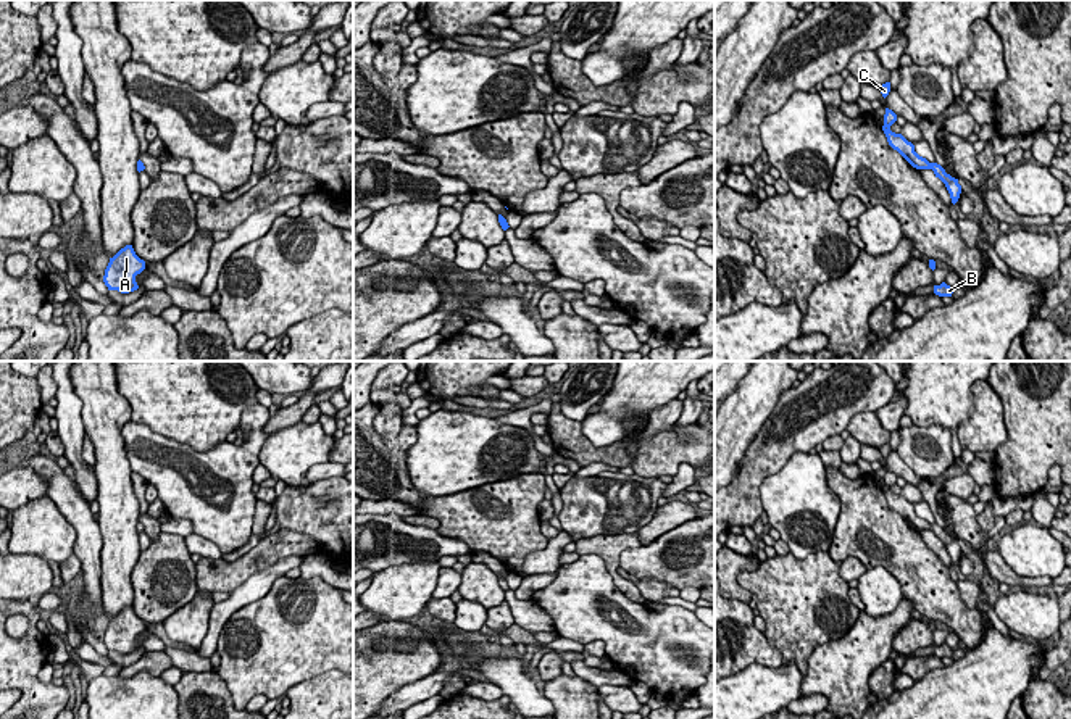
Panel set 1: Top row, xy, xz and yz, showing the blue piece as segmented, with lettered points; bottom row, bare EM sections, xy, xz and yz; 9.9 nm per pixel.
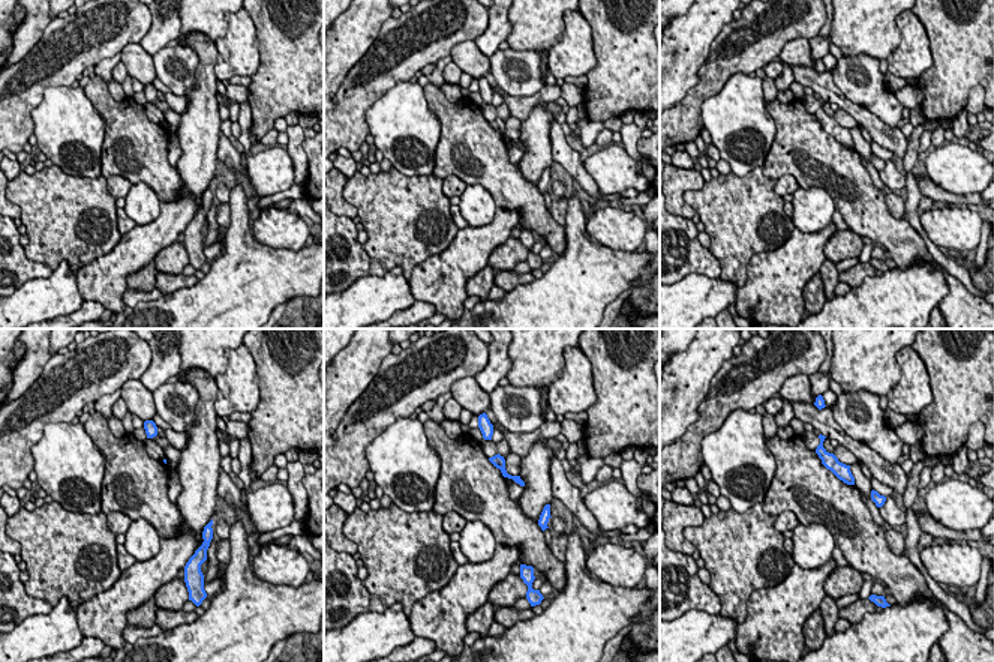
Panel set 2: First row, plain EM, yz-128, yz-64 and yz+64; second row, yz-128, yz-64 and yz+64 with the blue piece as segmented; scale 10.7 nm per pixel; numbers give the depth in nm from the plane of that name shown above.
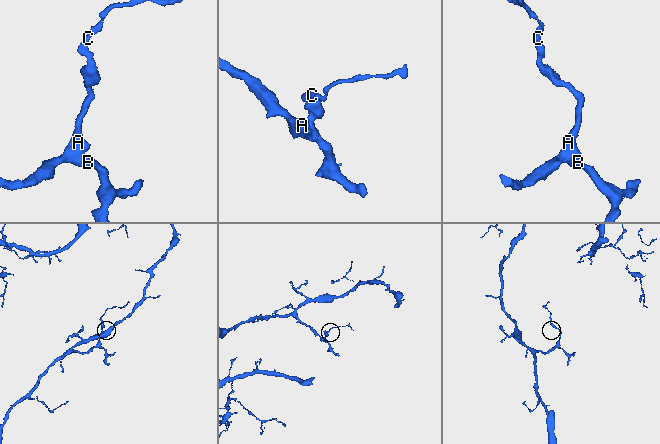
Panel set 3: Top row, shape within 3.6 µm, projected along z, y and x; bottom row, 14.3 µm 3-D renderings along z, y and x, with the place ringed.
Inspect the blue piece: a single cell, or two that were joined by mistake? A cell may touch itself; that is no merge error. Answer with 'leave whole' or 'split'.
split

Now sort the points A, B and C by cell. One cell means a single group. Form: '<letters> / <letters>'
A B / C

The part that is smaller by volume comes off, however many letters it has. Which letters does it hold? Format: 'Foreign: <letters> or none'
Foreign: C

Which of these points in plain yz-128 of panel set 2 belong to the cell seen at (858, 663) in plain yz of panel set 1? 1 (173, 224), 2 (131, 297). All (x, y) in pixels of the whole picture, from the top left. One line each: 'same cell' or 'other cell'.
1: same cell
2: other cell

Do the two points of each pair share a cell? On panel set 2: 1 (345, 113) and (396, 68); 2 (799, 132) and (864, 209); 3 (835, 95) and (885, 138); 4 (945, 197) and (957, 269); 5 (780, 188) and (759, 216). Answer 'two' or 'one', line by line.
1: one
2: one
3: one
4: two
5: two

